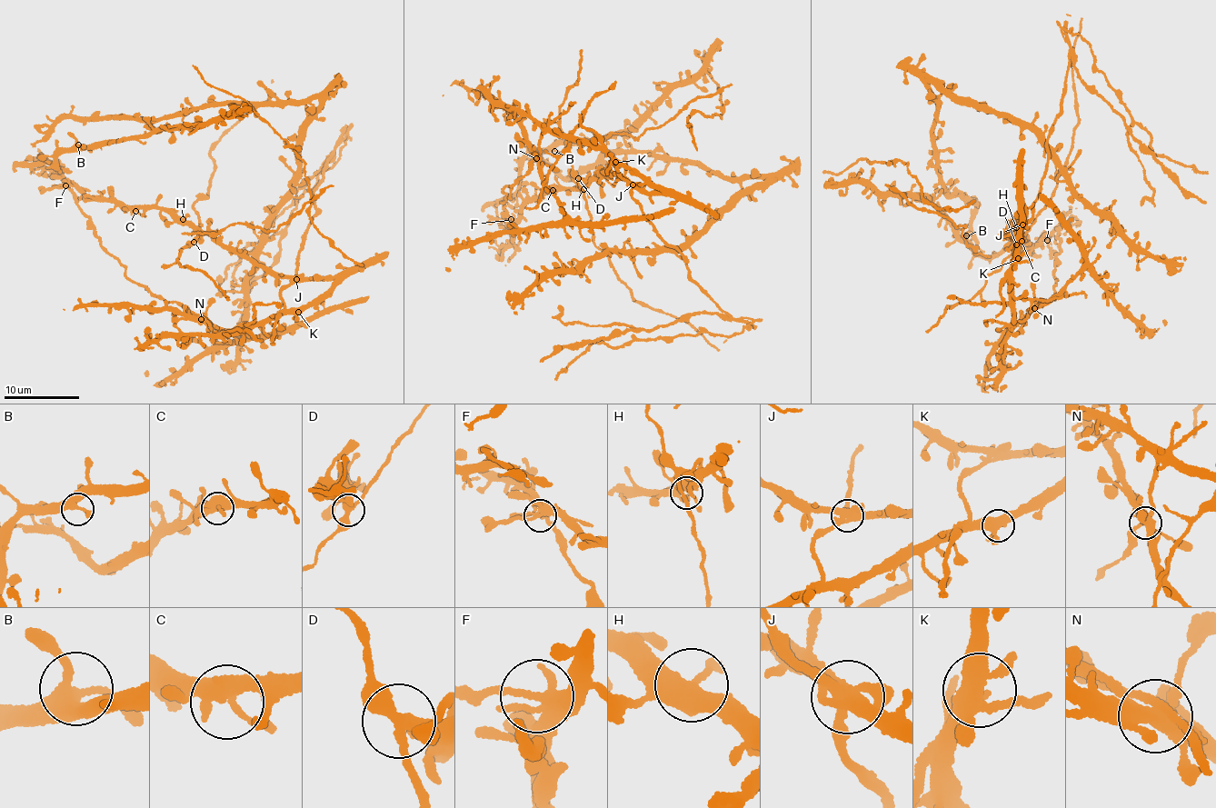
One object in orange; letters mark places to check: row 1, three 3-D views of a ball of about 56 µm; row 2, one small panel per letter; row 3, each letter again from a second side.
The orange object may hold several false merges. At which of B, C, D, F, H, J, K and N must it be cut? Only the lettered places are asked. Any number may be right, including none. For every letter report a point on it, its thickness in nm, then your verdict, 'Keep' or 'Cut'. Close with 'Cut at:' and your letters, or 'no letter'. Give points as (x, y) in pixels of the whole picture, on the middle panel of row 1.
B: Place: (554, 151). Thickness 380 nm. Keep
C: Place: (553, 190). Thickness 440 nm. Keep
D: Place: (578, 178). Thickness 320 nm. Cut
F: Place: (511, 219). Thickness 320 nm. Keep
H: Place: (583, 189). Thickness 320 nm. Keep
J: Place: (632, 184). Thickness 440 nm. Cut
K: Place: (615, 162). Thickness 440 nm. Keep
N: Place: (536, 158). Thickness 420 nm. Keep
Cut at: D, J

